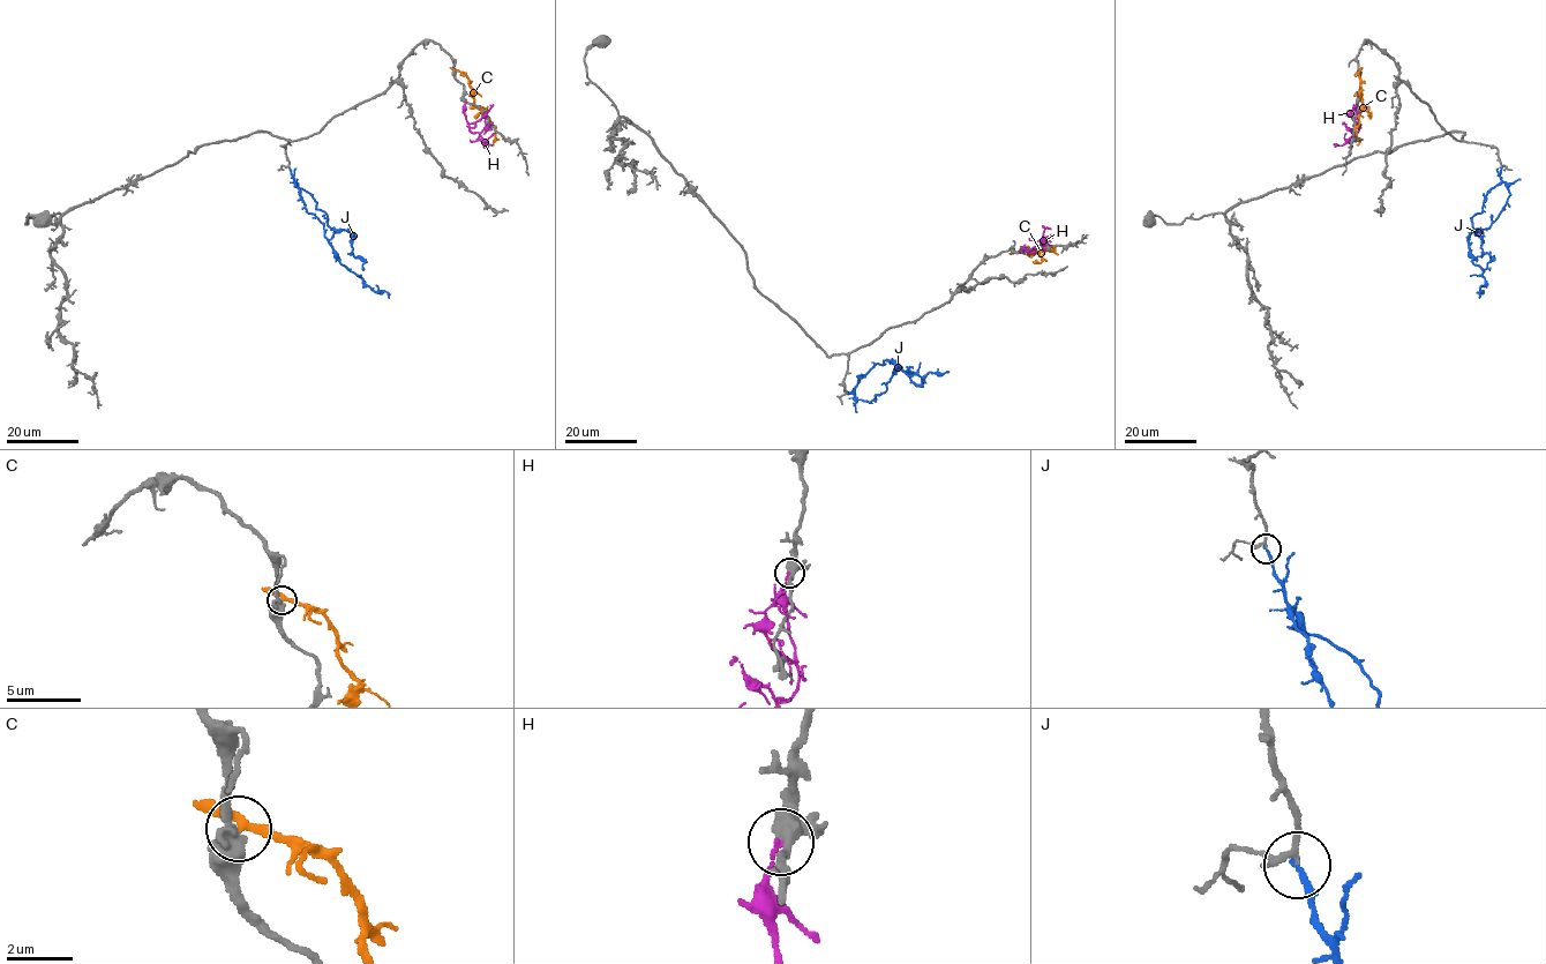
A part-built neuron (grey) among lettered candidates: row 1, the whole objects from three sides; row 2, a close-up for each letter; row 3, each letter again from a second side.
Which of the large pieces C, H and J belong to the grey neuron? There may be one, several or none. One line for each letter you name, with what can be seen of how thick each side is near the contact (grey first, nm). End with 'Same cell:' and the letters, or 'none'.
J: calibres 130 and 220 nm
Same cell: J

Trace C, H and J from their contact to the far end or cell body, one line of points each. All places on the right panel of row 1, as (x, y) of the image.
C: (1359, 71), (1361, 104), (1356, 128), (1359, 142), (1357, 146)
H: (1357, 102), (1359, 129), (1337, 146)
J: (1501, 166), (1500, 181), (1472, 217), (1468, 238), (1471, 261), (1484, 271), (1485, 283), (1479, 297)

